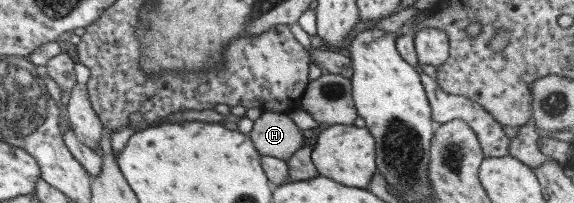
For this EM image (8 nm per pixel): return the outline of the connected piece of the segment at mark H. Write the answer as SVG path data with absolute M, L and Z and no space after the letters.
M262 112L247 135L261 156L286 160L302 147L302 133L285 113Z

